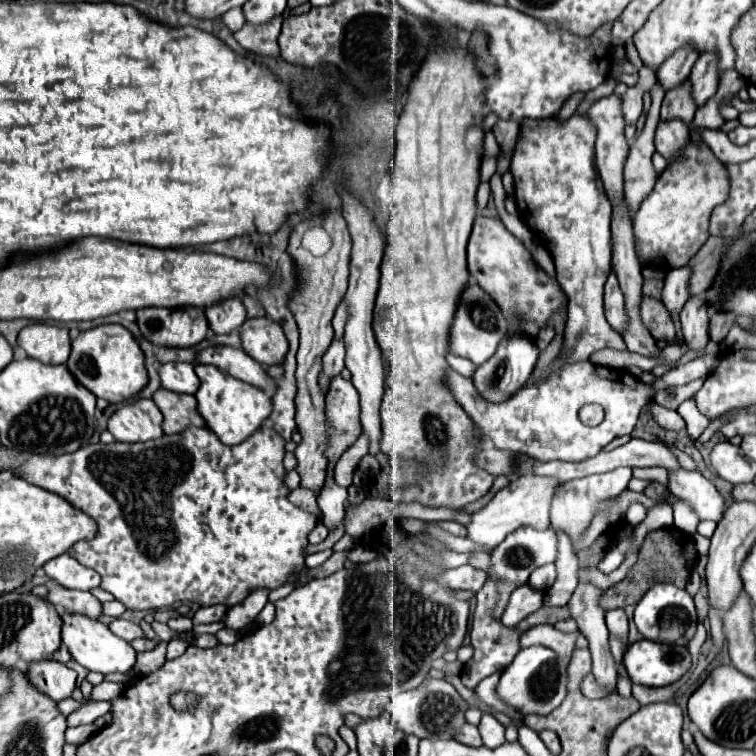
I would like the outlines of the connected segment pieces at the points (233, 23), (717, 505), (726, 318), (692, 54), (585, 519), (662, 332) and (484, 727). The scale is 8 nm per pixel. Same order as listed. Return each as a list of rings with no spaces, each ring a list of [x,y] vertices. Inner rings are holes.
[[[230,8],[224,16],[222,16],[224,24],[232,30],[232,32],[238,32],[244,24],[246,24],[246,18],[244,18],[244,10],[242,8]]]
[[[680,468],[670,474],[668,490],[680,500],[684,500],[698,514],[700,520],[722,520],[724,498],[716,490],[716,486],[702,474]]]
[[[716,312],[710,318],[710,338],[714,342],[722,342],[728,334],[728,330],[734,324],[734,314],[732,312]]]
[[[682,46],[672,56],[668,56],[658,70],[658,80],[662,82],[664,90],[676,88],[676,84],[686,80],[690,76],[692,64],[698,60],[698,56],[700,54],[696,54],[696,50],[692,46]]]
[[[616,468],[612,472],[604,472],[604,474],[592,474],[592,476],[584,476],[584,478],[576,478],[570,480],[566,484],[562,484],[558,496],[552,502],[552,528],[554,530],[562,530],[564,534],[568,534],[568,538],[572,540],[572,546],[576,548],[576,544],[582,540],[582,534],[586,532],[586,528],[590,526],[592,518],[594,518],[594,510],[598,502],[610,500],[614,496],[618,496],[626,486],[628,480],[632,478],[632,470],[630,468]]]
[[[644,296],[642,304],[640,304],[640,312],[642,312],[642,322],[650,330],[654,340],[662,340],[664,338],[668,344],[676,342],[676,332],[674,332],[674,324],[672,324],[670,312],[660,300]]]
[[[482,714],[478,730],[482,734],[484,746],[488,746],[488,748],[496,748],[496,746],[506,742],[506,738],[504,738],[504,726],[492,714]]]

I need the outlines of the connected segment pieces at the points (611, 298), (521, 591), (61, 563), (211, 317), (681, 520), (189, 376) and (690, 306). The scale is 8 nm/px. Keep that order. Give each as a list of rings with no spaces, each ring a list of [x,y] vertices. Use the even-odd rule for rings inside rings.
[[[610,270],[610,276],[606,280],[606,286],[604,286],[604,314],[606,314],[606,320],[608,324],[620,332],[626,328],[626,312],[624,312],[624,296],[620,292],[620,286],[618,286],[618,280],[616,280],[616,274],[614,270]]]
[[[528,584],[518,586],[512,594],[510,600],[504,608],[504,624],[506,626],[516,626],[520,620],[524,620],[528,614],[536,612],[542,606],[542,590],[536,590]]]
[[[62,554],[48,564],[44,564],[46,574],[62,584],[64,588],[76,588],[76,590],[92,590],[100,586],[100,574],[92,568],[82,566],[78,560],[74,560],[70,554]]]
[[[230,298],[226,302],[214,304],[204,314],[214,334],[230,334],[232,330],[240,328],[246,320],[246,308],[240,298]]]
[[[684,502],[674,504],[674,526],[688,534],[696,534],[696,526],[698,526],[696,514],[692,514],[692,510]]]
[[[168,362],[162,364],[160,370],[160,380],[162,380],[162,388],[170,390],[170,392],[178,392],[178,394],[196,394],[200,380],[194,372],[194,366],[188,362]]]
[[[690,296],[680,310],[684,340],[690,350],[700,350],[708,344],[708,302],[702,296]]]

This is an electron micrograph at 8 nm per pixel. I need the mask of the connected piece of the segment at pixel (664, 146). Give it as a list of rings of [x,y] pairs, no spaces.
[[[660,120],[656,126],[656,150],[668,160],[676,160],[682,156],[682,148],[690,140],[690,128],[682,120]]]

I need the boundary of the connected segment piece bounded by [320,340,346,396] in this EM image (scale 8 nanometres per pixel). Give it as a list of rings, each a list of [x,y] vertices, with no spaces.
[[[334,340],[332,346],[328,348],[328,352],[326,352],[324,358],[322,358],[320,388],[322,388],[322,394],[324,394],[324,396],[328,394],[330,380],[332,380],[334,376],[338,376],[338,374],[344,370],[344,354],[346,354],[344,342],[342,342],[342,340]]]

